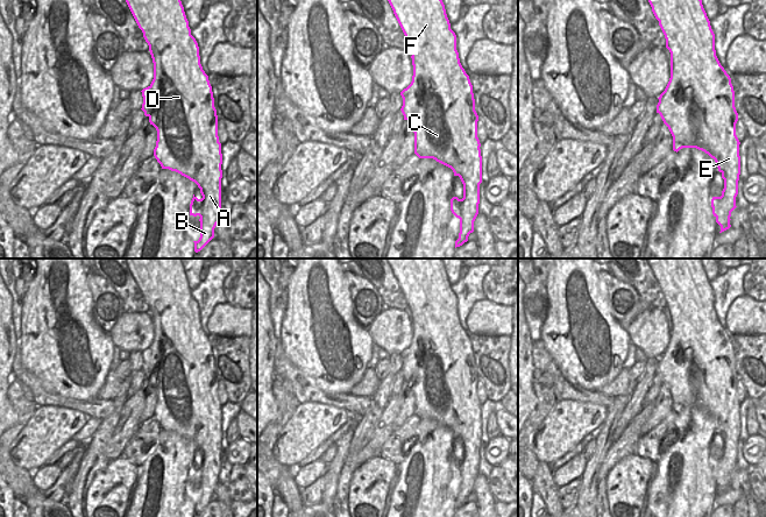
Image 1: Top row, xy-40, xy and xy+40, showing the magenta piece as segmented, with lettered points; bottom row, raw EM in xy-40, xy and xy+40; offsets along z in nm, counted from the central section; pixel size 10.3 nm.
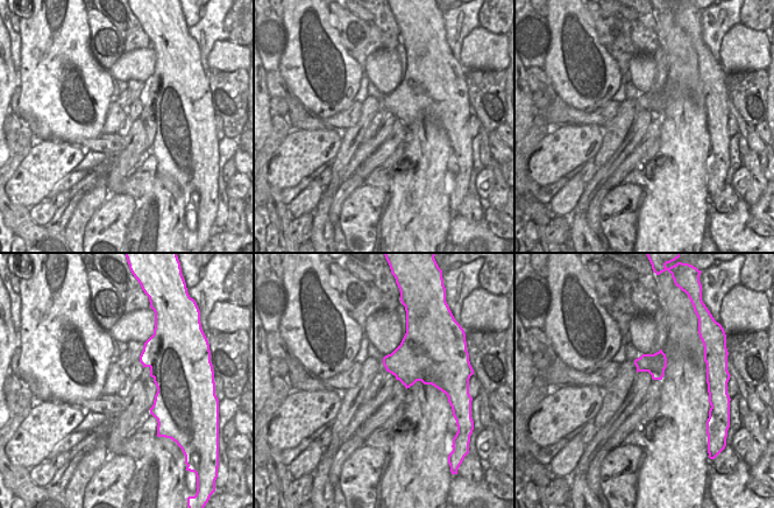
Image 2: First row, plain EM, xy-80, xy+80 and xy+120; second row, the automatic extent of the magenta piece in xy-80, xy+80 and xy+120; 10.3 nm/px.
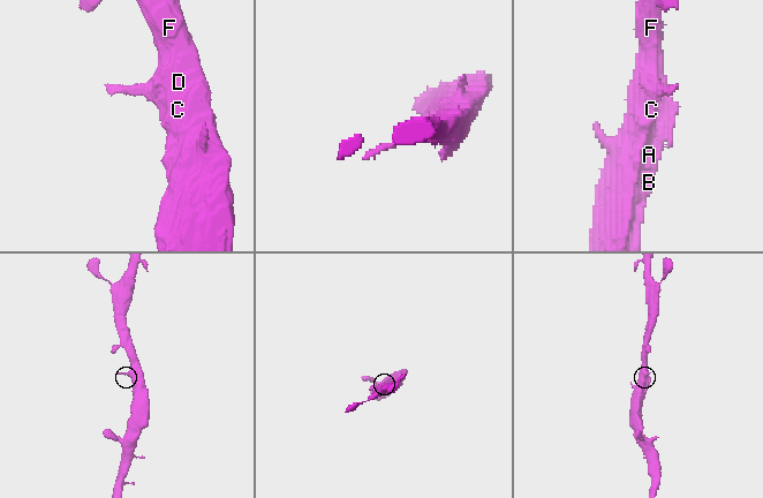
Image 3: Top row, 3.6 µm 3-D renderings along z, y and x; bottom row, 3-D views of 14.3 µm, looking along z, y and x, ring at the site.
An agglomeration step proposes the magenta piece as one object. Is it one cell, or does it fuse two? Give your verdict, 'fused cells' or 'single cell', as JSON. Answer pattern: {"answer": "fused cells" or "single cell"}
{"answer": "single cell"}

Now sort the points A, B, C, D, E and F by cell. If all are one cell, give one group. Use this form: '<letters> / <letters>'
A B C D E F

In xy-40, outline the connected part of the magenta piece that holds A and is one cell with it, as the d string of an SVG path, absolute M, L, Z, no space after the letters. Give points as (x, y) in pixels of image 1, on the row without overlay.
M126 258L126 263L143 293L154 324L154 340L148 348L141 352L143 357L141 370L149 378L150 385L157 391L154 417L162 430L176 432L194 442L203 456L201 460L198 460L193 455L190 465L190 476L200 477L200 498L198 502L193 502L194 512L198 514L214 498L214 489L219 483L219 472L221 469L222 415L218 397L218 376L212 347L200 325L199 307L191 296L180 258Z

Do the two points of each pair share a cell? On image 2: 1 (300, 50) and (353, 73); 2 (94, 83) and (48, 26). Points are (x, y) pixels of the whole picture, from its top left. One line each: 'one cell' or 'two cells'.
1: one cell
2: one cell

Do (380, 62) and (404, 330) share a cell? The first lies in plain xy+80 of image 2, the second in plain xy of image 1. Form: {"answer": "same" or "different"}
{"answer": "same"}

